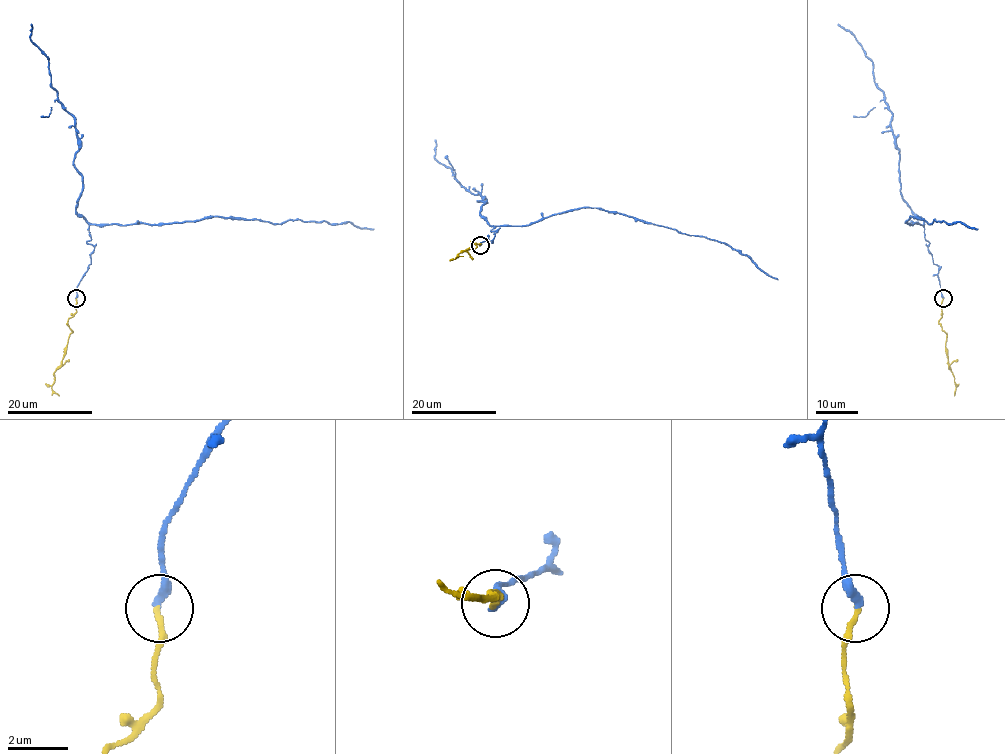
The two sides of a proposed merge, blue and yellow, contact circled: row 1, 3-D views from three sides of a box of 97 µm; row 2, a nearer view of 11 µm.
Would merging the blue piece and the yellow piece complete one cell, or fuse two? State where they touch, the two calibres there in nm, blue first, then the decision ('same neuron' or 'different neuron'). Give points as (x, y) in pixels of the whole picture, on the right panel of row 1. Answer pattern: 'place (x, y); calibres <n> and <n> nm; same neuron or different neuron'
place (943, 298); calibres 300 and 180 nm; same neuron

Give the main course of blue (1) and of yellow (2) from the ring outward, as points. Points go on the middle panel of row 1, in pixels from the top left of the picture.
1: (480, 244), (492, 240), (494, 225), (529, 225), (599, 207), (725, 242), (777, 279)
2: (480, 244), (472, 241), (476, 246), (463, 250), (456, 257), (463, 256)

